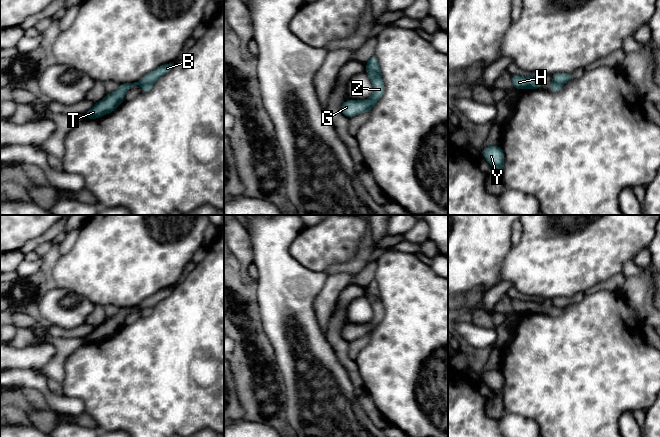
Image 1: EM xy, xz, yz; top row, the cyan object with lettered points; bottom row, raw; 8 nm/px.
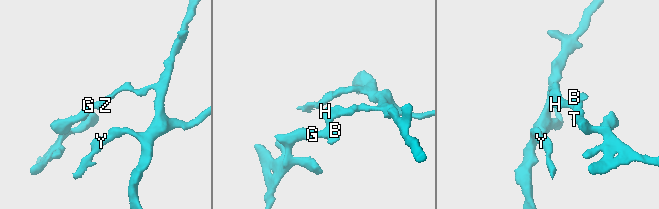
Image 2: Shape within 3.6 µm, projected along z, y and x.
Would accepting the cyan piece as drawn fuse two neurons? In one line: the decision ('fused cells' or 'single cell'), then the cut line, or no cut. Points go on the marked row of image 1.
fused cells | xy (153, 82), (148, 82), (142, 86)

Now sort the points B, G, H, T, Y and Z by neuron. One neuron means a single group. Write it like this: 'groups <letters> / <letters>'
groups B G T / H Y Z

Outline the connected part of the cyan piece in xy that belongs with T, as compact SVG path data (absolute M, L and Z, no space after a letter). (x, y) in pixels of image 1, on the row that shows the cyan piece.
M169 63L158 67L157 69L144 75L139 81L134 83L120 84L119 87L112 93L104 97L103 100L97 102L90 110L84 114L87 119L96 119L108 113L113 112L123 101L125 93L135 85L146 85L154 83L157 79L167 74L172 68L174 63Z

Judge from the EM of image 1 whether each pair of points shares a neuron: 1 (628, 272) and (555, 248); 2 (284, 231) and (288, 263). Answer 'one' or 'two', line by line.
1: two
2: one

